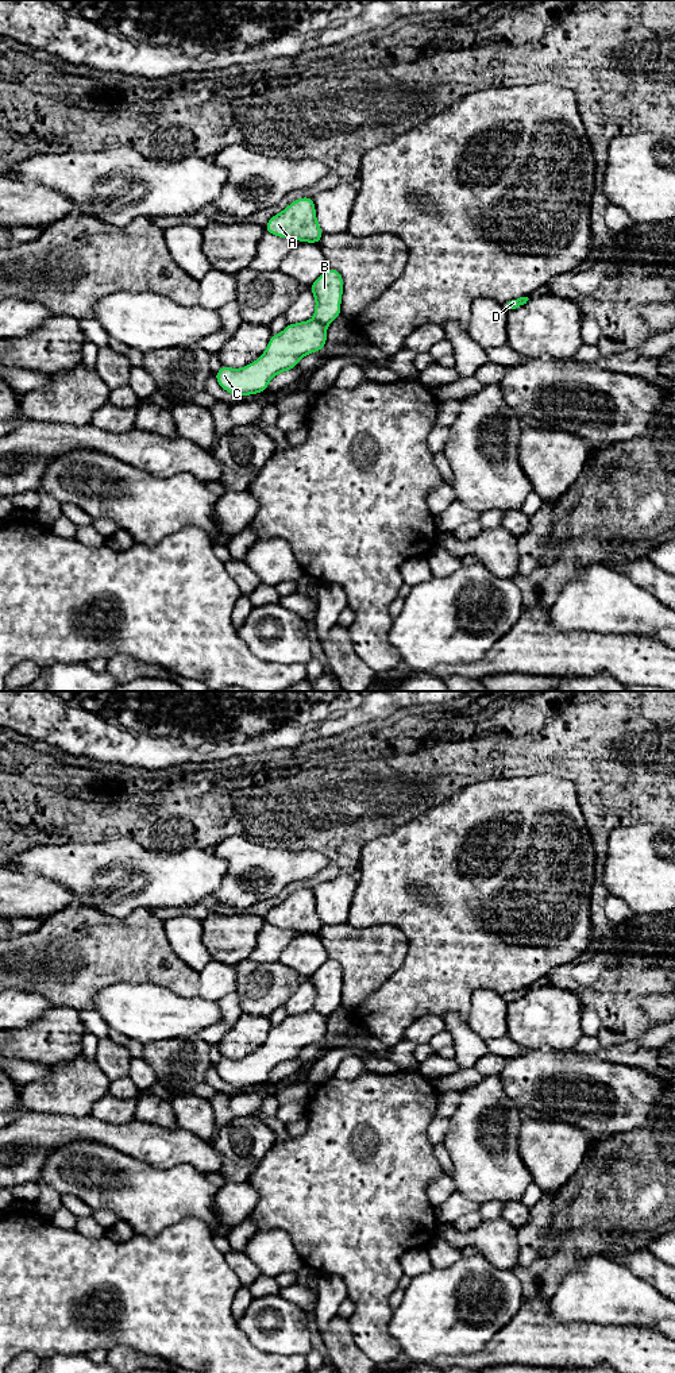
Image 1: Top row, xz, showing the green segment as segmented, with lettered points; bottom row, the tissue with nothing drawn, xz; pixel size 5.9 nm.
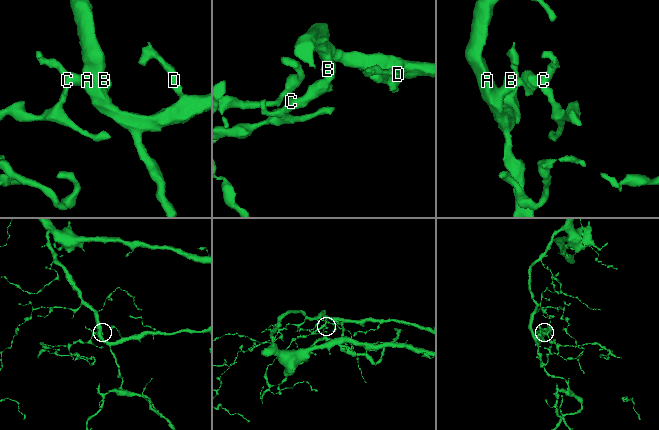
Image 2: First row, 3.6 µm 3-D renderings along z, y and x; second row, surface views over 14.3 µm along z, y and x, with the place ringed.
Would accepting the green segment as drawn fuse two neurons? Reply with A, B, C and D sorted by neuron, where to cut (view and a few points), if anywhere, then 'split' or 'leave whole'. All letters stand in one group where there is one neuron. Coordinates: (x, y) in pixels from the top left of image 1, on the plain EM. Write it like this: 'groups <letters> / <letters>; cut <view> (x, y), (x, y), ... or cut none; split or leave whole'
groups A B D / C; cut xz (315, 1009), (326, 1017); split

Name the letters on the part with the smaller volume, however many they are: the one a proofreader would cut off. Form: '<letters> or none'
C

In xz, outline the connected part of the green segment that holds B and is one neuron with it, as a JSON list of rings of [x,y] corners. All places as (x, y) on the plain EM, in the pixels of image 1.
[[[328,960],[309,979],[316,990],[315,1010],[328,1017],[340,1007],[343,969],[336,960]]]

